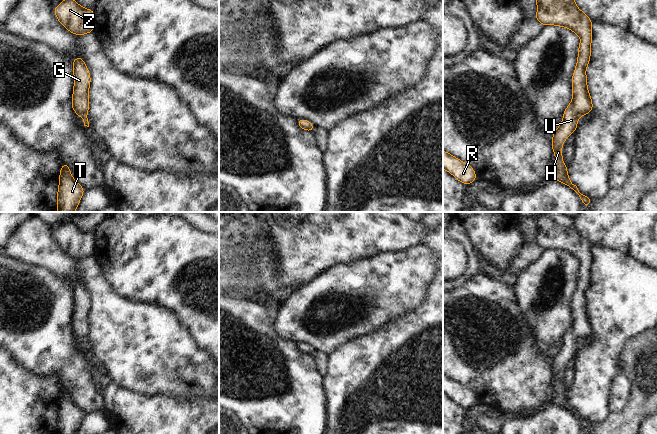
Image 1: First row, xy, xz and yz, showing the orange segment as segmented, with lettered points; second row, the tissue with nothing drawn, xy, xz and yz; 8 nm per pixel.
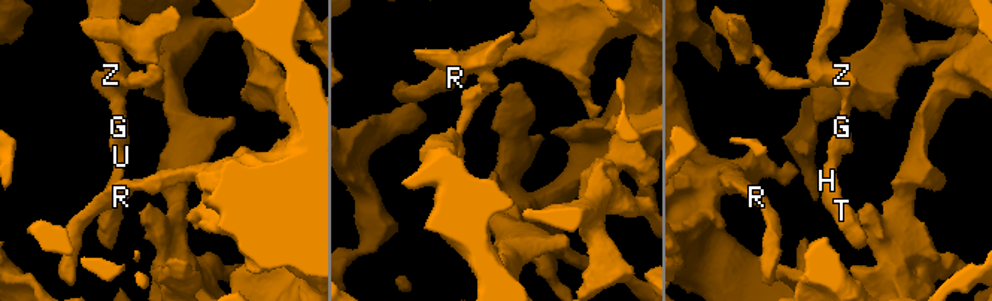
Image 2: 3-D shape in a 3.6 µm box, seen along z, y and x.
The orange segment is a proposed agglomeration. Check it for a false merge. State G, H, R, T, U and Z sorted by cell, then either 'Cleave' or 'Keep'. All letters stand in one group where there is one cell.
Groups: G H R T U Z. Keep.

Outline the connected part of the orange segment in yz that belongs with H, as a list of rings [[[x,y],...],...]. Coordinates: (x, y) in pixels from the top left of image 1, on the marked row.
[[[536,0],[536,20],[543,26],[558,25],[567,27],[581,37],[578,48],[578,61],[572,76],[573,99],[566,107],[561,125],[552,137],[552,153],[555,153],[555,175],[553,179],[573,189],[582,200],[583,207],[591,205],[593,199],[581,194],[576,185],[569,180],[568,165],[563,165],[563,142],[577,129],[579,116],[585,116],[593,110],[592,100],[587,88],[586,67],[590,62],[592,43],[592,21],[580,9],[575,0]]]

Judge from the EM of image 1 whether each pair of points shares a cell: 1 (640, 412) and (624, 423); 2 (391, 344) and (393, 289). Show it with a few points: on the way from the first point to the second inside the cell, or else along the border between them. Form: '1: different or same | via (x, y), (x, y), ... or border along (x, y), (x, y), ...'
1: same | via (636, 412), (628, 420)
2: different | border along (413, 309), (390, 319), (372, 332)

